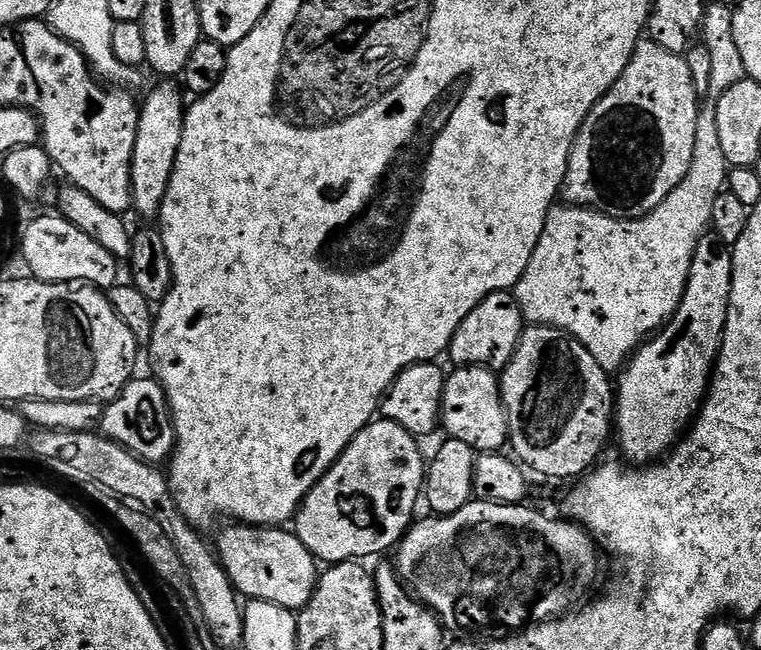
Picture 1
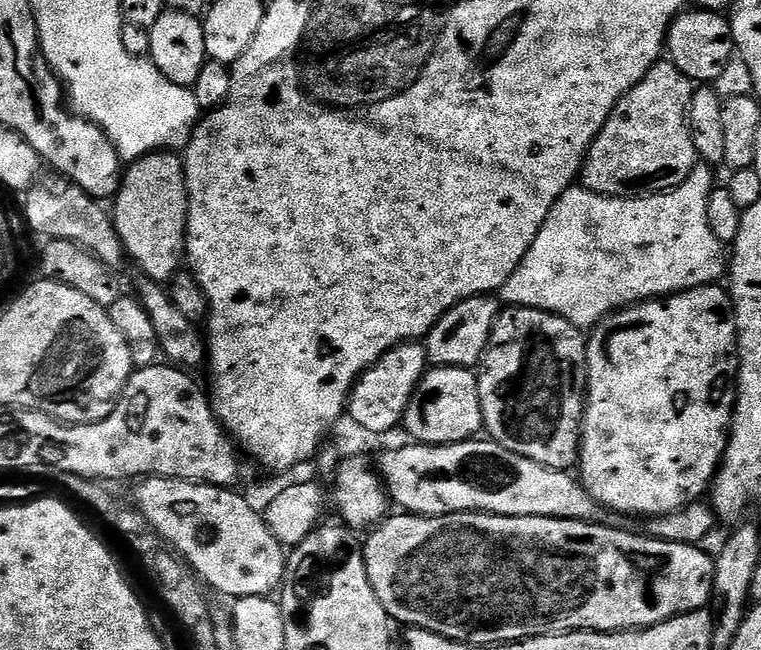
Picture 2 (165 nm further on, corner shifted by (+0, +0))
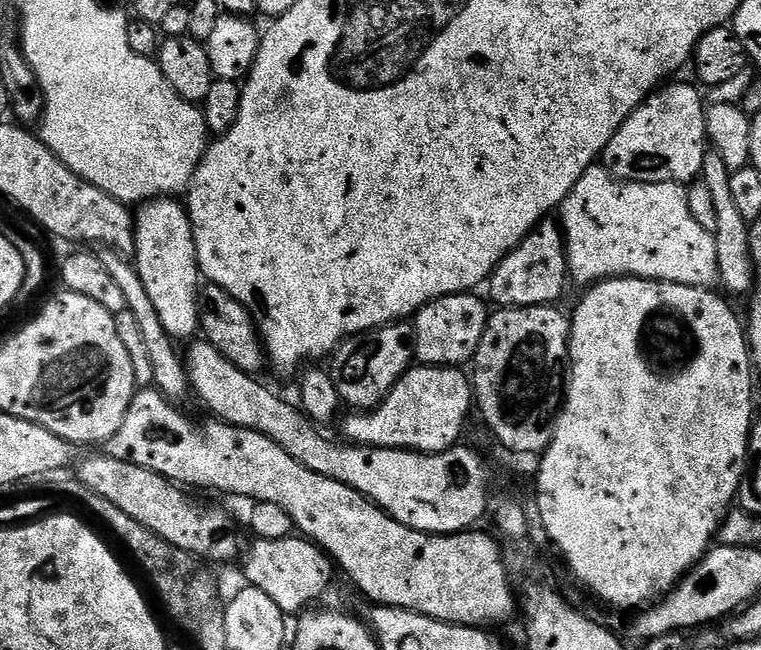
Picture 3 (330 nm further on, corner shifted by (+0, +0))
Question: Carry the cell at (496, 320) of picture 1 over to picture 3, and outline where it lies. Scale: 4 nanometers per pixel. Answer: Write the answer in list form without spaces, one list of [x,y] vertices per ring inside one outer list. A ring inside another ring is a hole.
[[[461,290],[452,296],[443,296],[442,298],[438,298],[437,300],[431,300],[430,303],[424,305],[423,308],[420,309],[419,312],[416,313],[414,317],[414,356],[417,361],[421,365],[424,366],[464,366],[469,363],[475,357],[476,351],[478,350],[478,346],[482,342],[482,334],[486,330],[486,326],[488,325],[488,318],[490,315],[490,308],[487,308],[486,305],[483,304],[482,301],[479,300],[476,296],[471,296],[471,291]]]

